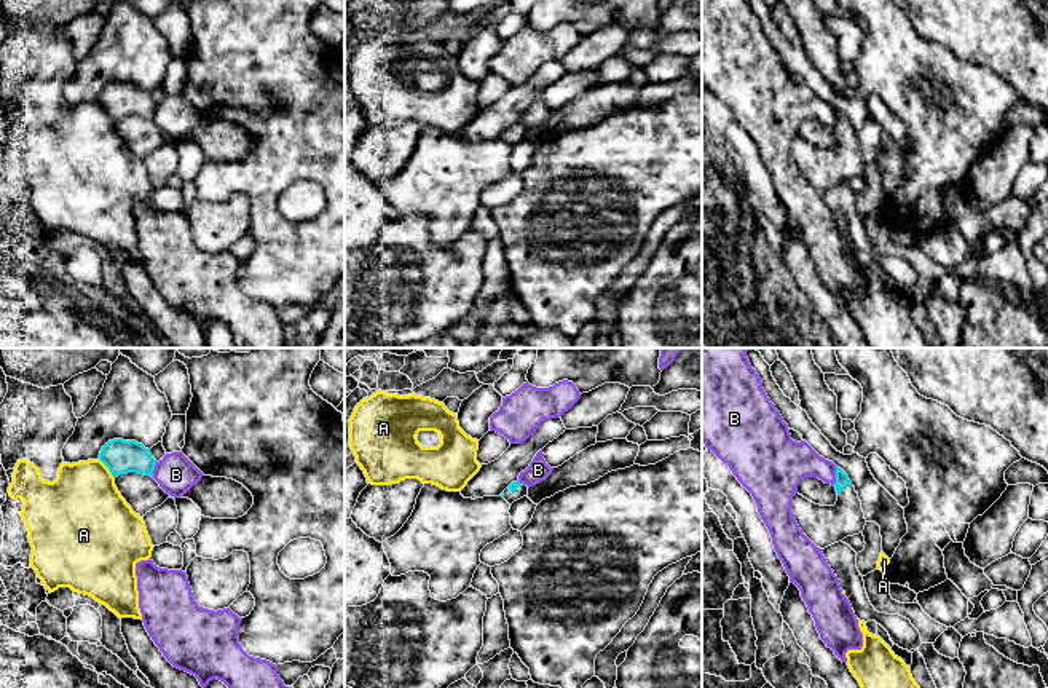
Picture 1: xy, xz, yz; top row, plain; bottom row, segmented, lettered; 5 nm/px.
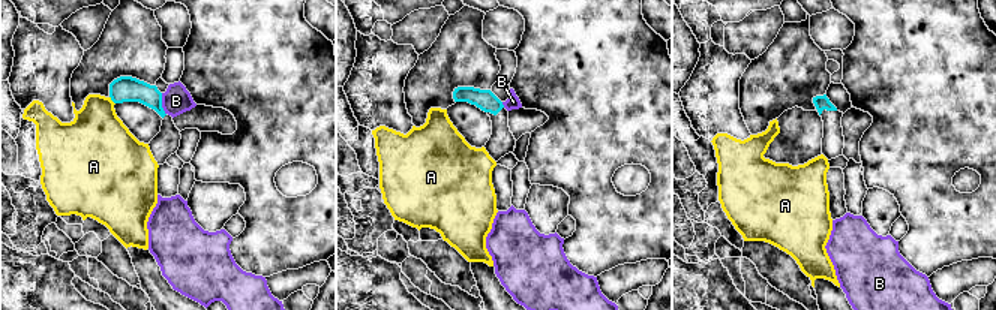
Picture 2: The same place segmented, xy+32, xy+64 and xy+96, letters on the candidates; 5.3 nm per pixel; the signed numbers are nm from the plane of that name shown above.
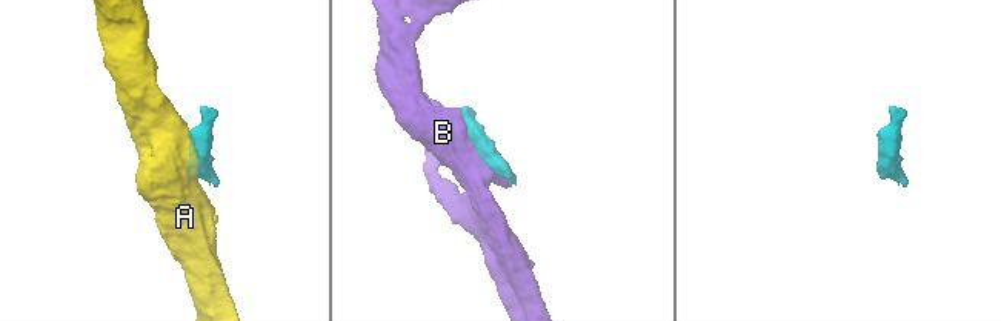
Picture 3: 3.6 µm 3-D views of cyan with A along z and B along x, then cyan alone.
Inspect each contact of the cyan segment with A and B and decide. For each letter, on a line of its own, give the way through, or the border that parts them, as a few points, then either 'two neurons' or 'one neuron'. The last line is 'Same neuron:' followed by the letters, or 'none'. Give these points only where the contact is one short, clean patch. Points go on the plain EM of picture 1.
A: two neurons
B: two neurons
Same neuron: none

